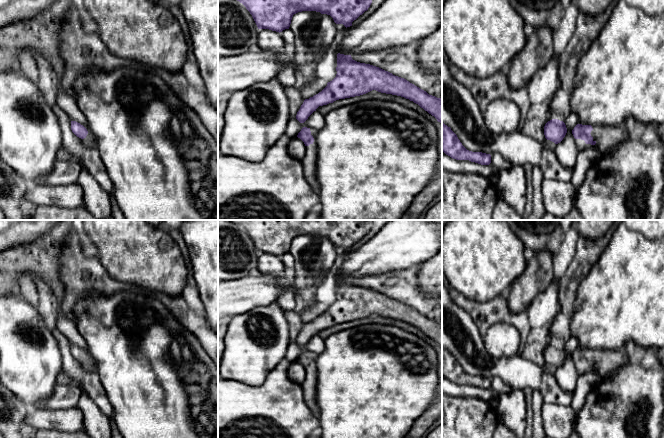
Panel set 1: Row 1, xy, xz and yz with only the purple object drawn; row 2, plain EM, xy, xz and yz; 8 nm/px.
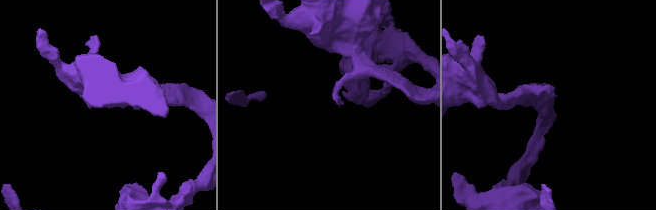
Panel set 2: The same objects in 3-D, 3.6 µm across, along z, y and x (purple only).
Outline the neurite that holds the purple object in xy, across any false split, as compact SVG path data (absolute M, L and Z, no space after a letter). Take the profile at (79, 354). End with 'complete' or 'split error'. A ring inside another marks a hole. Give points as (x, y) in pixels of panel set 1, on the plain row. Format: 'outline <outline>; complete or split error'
outline M71 345L71 354L83 364L86 370L91 371L93 369L93 359L83 349L76 345Z; split error

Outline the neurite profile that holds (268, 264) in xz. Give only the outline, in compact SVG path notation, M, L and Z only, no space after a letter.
M258 253L257 269L263 275L274 277L283 288L276 301L277 304L285 312L295 310L295 293L291 289L293 280L286 277L286 268L280 257L269 253Z

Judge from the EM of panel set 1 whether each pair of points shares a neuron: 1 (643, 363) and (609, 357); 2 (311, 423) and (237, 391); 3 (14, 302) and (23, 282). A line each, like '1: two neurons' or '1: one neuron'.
1: two neurons
2: one neuron
3: two neurons

